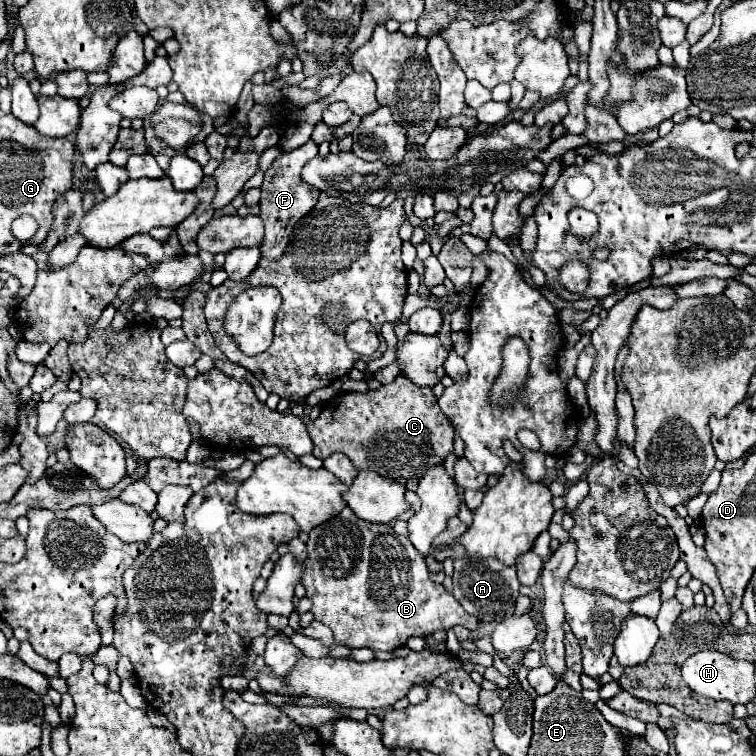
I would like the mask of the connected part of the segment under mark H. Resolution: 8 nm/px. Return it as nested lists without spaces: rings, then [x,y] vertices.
[[[701,650],[689,656],[681,668],[687,686],[701,696],[713,700],[729,700],[731,704],[747,704],[755,696],[755,664],[747,660],[735,660],[717,650]]]

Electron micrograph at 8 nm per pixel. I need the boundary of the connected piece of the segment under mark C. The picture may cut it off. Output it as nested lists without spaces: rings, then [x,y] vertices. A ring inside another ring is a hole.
[[[397,376],[393,382],[381,386],[379,390],[369,390],[365,394],[337,394],[329,404],[323,406],[317,420],[307,424],[307,430],[311,434],[311,440],[315,444],[313,456],[319,460],[325,460],[333,452],[343,452],[349,456],[353,466],[357,470],[375,470],[381,472],[381,476],[389,476],[391,480],[397,480],[407,490],[415,490],[419,480],[423,478],[427,464],[443,464],[443,458],[447,458],[454,450],[455,430],[447,416],[441,412],[437,404],[437,396],[427,386],[417,386],[409,382],[405,376]]]

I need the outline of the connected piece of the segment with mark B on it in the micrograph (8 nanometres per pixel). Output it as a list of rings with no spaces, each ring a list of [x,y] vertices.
[[[345,506],[337,516],[309,532],[307,548],[309,574],[305,572],[303,586],[313,602],[311,612],[349,648],[395,650],[411,636],[427,636],[453,626],[475,630],[479,624],[443,584],[429,580],[425,558],[391,524],[365,522]]]

